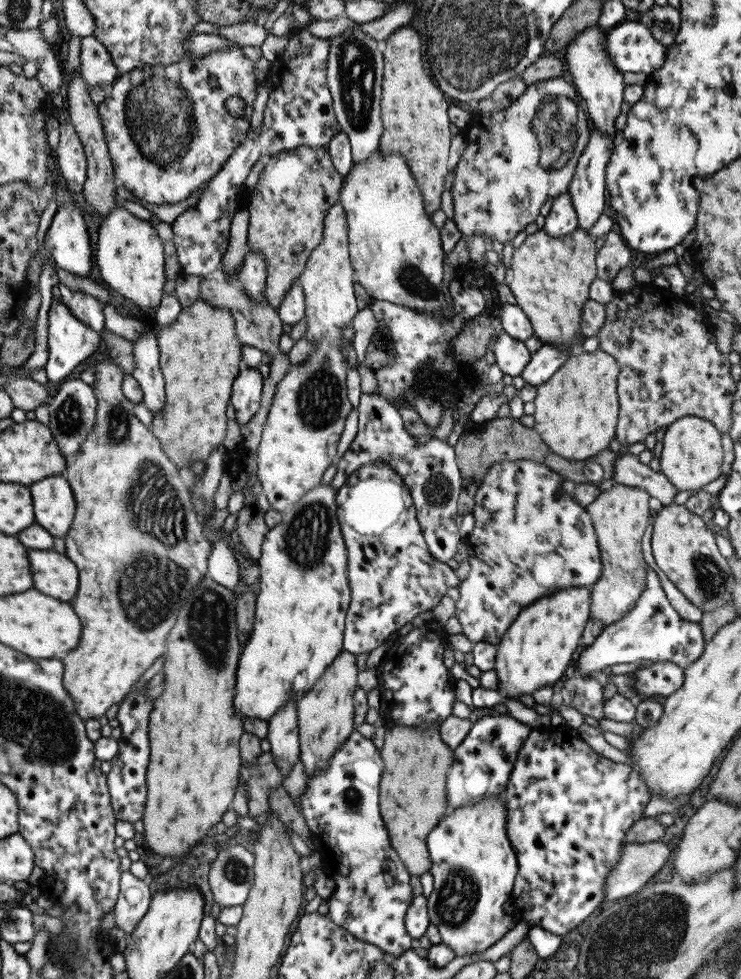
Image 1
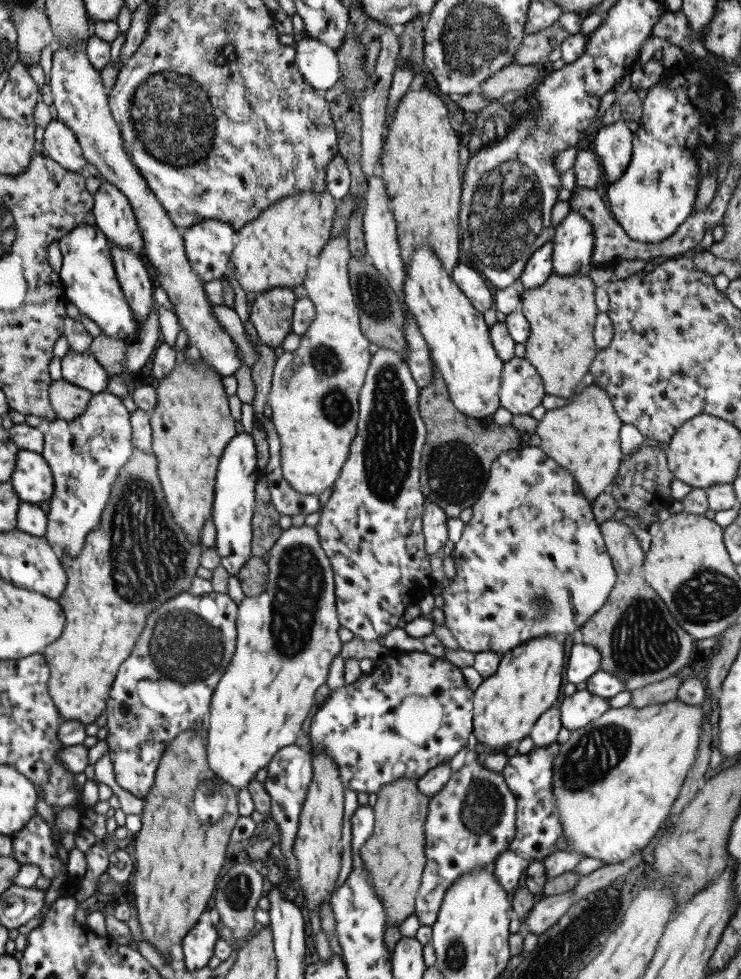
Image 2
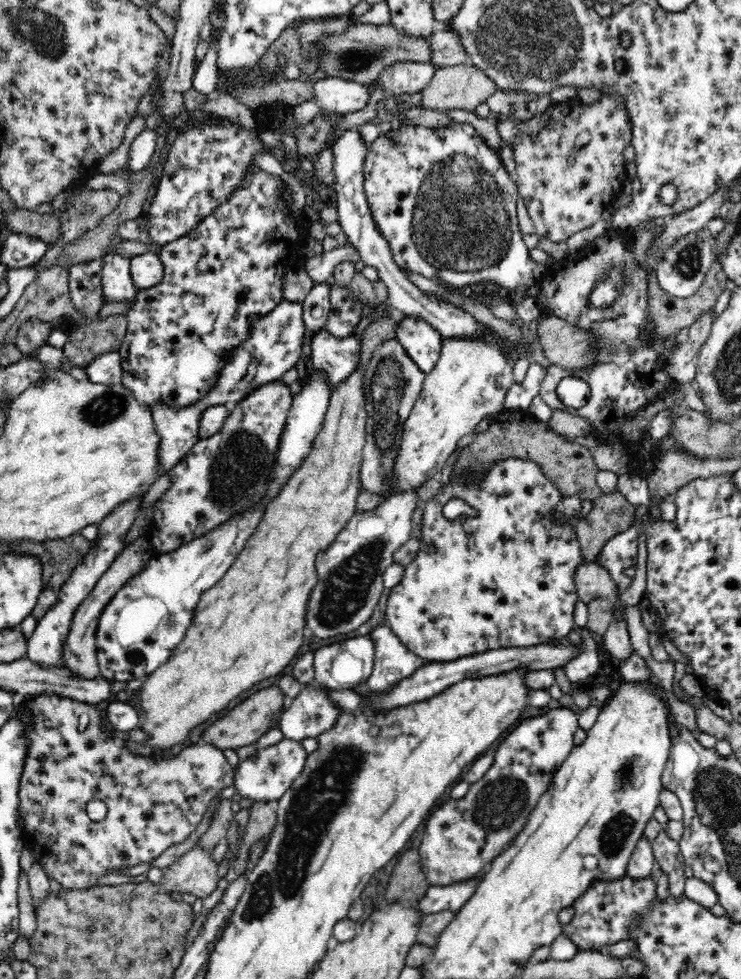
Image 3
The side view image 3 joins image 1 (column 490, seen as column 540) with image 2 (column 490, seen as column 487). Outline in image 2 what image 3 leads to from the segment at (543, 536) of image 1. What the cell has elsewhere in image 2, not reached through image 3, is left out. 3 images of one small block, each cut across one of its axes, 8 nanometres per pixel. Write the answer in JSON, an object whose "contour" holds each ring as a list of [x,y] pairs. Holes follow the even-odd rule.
{"contour":[[[527,444],[520,449],[516,448],[500,453],[490,468],[486,488],[480,494],[480,498],[478,498],[473,509],[472,520],[465,525],[460,541],[455,544],[451,555],[455,562],[456,577],[450,580],[448,589],[442,593],[446,628],[454,635],[460,649],[472,653],[491,651],[502,656],[529,642],[528,640],[540,638],[540,636],[563,638],[582,628],[584,622],[590,616],[594,616],[602,608],[604,602],[608,600],[609,593],[614,589],[617,573],[610,556],[607,554],[599,525],[595,522],[591,503],[570,472],[550,458],[542,451],[541,447]]]}

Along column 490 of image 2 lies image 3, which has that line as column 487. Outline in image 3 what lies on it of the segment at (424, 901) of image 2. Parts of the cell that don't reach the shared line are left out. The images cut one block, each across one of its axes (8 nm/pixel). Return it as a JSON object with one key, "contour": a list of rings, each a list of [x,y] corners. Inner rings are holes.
{"contour":[[[558,707],[549,710],[545,715],[523,718],[500,742],[492,765],[481,779],[470,785],[468,794],[460,799],[444,798],[434,808],[433,813],[425,820],[425,834],[422,844],[417,848],[422,873],[426,875],[430,886],[448,886],[482,876],[482,872],[485,872],[495,857],[510,845],[524,828],[540,797],[548,792],[555,772],[575,747],[574,732],[580,728],[578,715],[572,709]]]}

